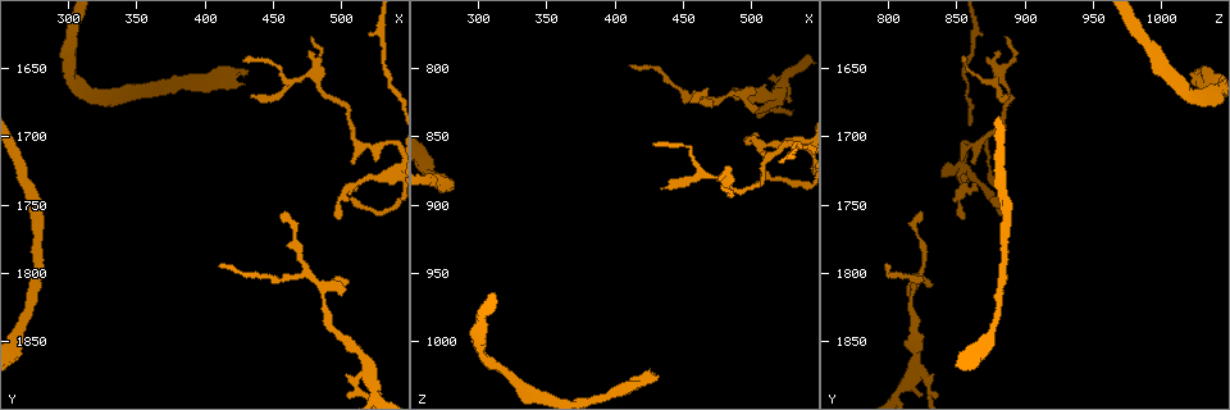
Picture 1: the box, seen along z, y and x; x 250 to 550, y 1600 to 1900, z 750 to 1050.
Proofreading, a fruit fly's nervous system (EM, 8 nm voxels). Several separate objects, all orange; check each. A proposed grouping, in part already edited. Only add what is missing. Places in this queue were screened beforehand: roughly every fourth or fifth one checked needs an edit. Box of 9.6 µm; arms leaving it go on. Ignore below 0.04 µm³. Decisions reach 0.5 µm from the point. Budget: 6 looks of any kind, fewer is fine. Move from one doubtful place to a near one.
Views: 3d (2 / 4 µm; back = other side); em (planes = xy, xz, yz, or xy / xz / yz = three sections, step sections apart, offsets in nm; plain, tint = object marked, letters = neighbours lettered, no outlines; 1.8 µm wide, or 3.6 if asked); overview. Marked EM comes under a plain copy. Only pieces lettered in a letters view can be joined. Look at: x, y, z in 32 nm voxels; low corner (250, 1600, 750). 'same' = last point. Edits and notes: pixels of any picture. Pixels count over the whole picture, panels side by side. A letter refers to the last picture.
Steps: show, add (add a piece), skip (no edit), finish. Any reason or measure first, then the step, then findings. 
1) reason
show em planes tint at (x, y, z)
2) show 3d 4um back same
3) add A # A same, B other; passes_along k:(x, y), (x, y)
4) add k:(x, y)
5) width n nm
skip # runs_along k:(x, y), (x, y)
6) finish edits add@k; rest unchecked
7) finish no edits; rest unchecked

tapers out
show 3d 4um at (496, 1760, 854)

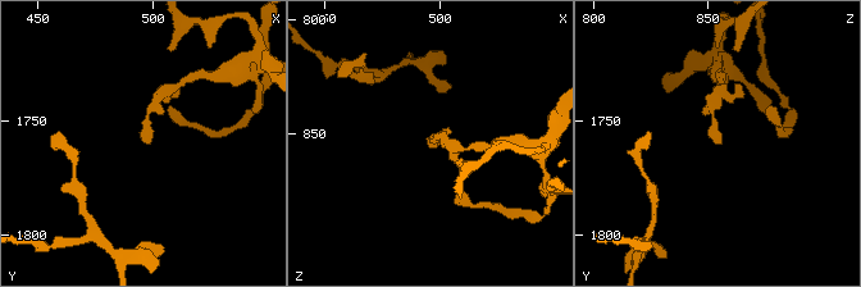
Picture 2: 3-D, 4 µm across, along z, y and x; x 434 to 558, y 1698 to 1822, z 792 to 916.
need the tissue
show em planes letters at (496, 1760, 856)

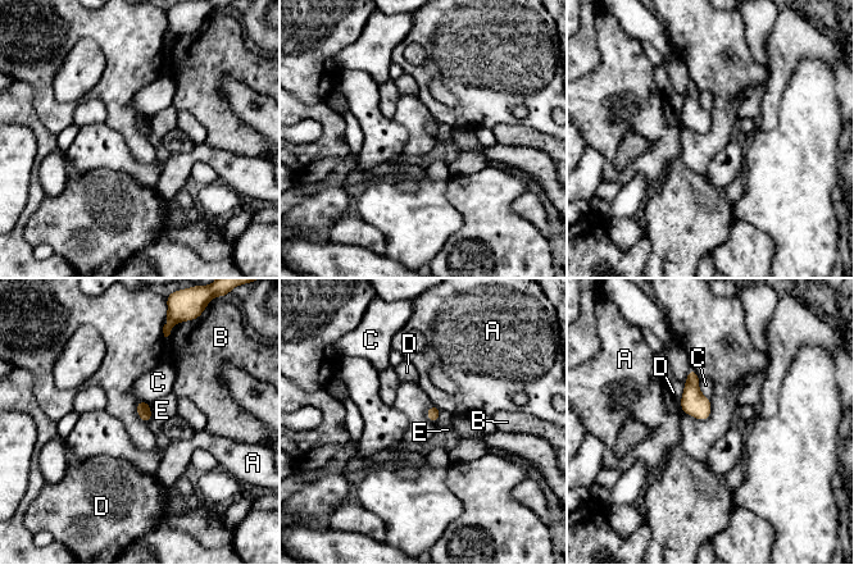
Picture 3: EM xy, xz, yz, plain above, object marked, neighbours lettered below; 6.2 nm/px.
width 80 nm; longest_contact D 180 nm
skip # A other, B other, C other, D other, E other; no lettered piece goes on from it

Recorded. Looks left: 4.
free end
show em xy step 4 tint at (426, 1660, 1022)

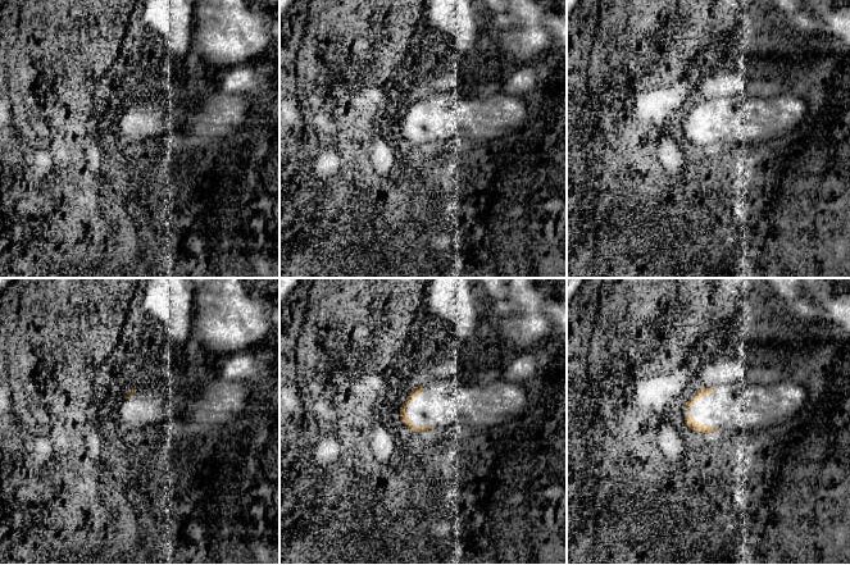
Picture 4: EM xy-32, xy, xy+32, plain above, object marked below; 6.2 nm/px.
what lies round it
show em xy step 4 letters same

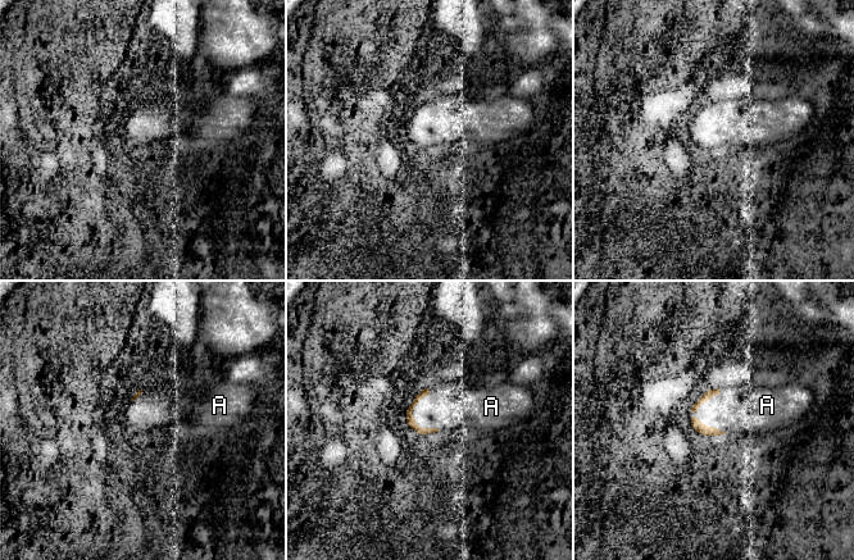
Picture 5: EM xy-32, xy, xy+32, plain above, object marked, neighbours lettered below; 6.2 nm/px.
add A # A same; passes_along 5:(696, 424), (695, 415), (734, 410); the cell continues

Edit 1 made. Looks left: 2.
tapers out
show em planes letters at (436, 1668, 888)

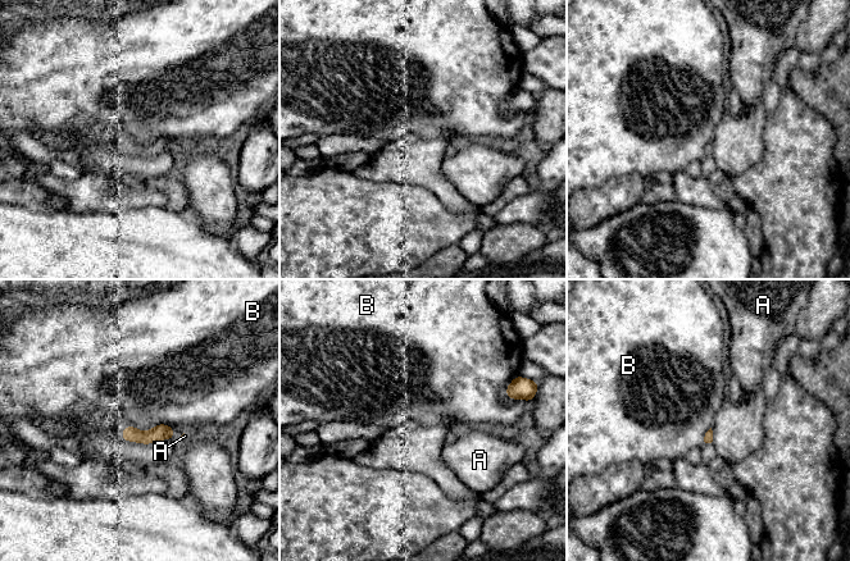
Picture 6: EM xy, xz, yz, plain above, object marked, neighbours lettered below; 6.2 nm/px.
skip # A other, B other; runs_along 6:(171, 433), (124, 436); none of them fits

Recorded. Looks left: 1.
finish edits add@5; rest unchecked

